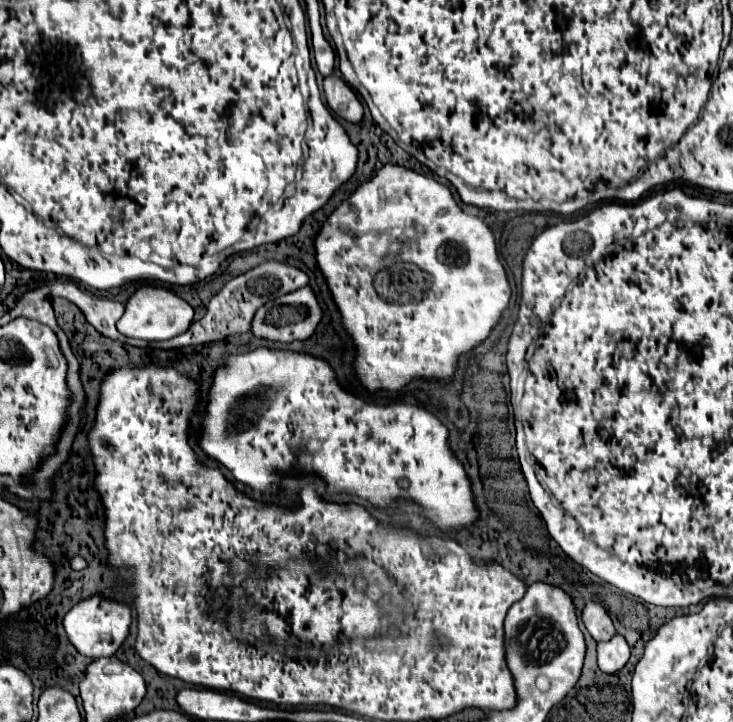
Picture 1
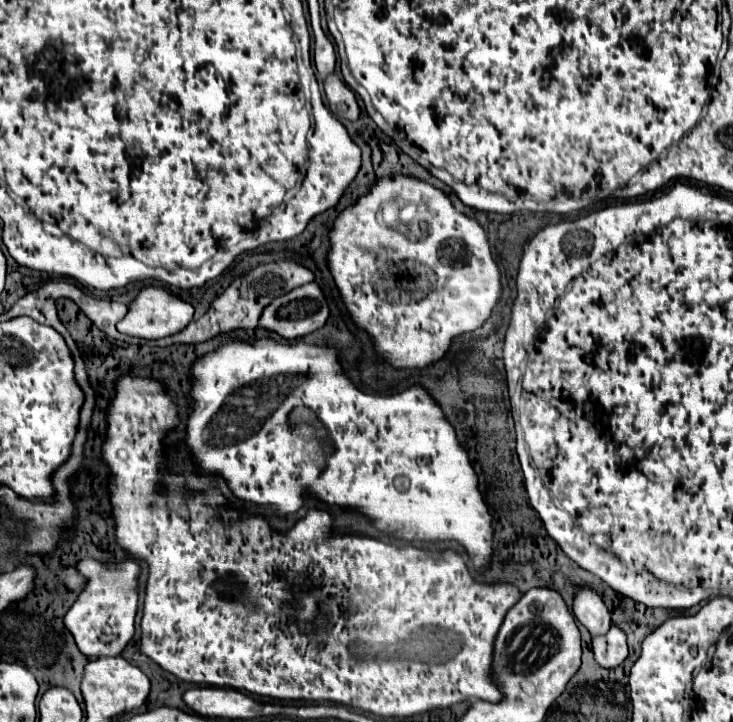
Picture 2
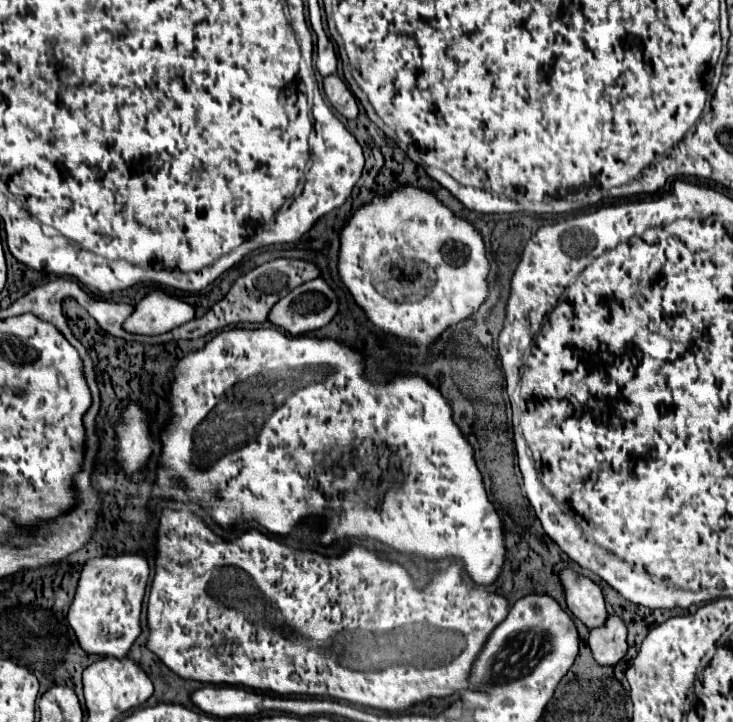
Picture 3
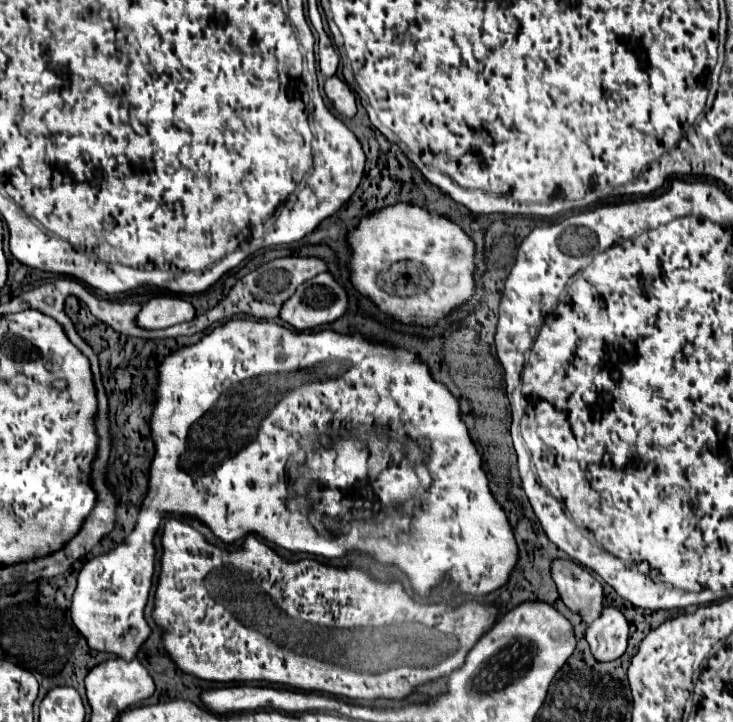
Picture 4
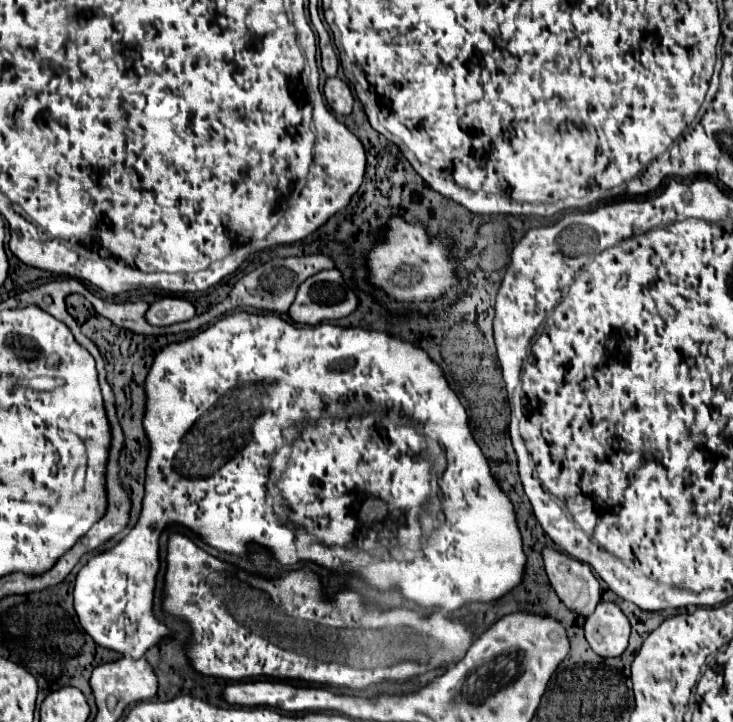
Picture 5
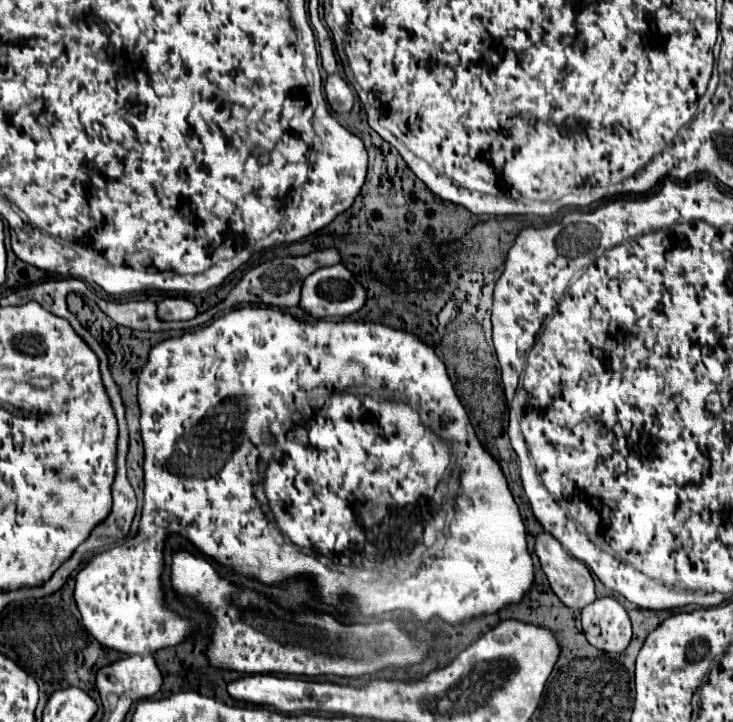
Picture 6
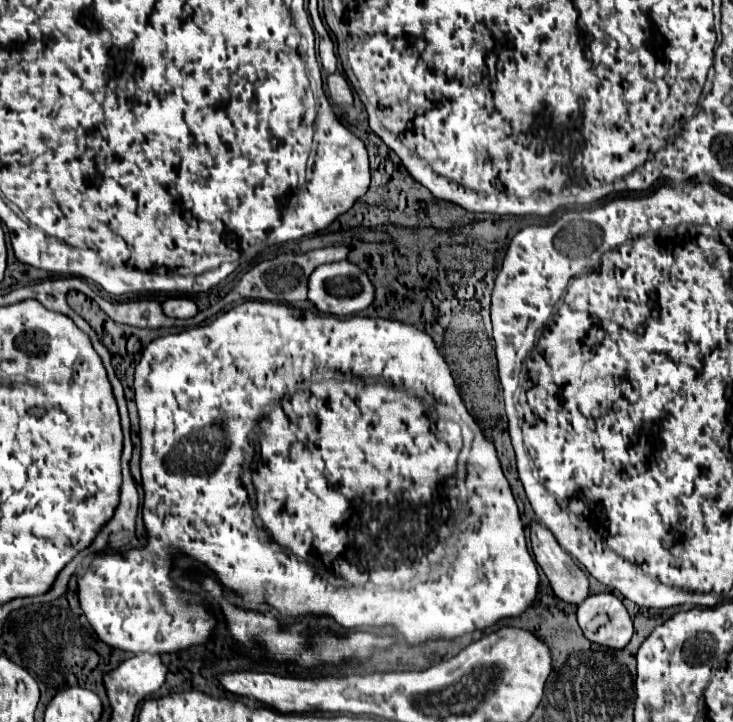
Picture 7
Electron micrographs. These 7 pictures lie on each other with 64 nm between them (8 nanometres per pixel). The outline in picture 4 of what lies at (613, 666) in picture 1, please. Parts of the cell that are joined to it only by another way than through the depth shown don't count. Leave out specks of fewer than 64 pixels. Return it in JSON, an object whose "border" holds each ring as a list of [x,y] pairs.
{"border":[[[604,608],[602,616],[586,628],[586,640],[598,662],[612,662],[626,652],[628,622],[616,608]]]}

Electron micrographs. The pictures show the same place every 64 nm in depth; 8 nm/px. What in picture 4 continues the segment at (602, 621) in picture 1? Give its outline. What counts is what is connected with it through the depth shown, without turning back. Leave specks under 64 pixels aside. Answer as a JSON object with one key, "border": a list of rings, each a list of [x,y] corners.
{"border":[[[554,560],[552,578],[558,586],[562,602],[586,624],[592,624],[592,620],[600,616],[604,608],[602,586],[586,568],[568,560]]]}

